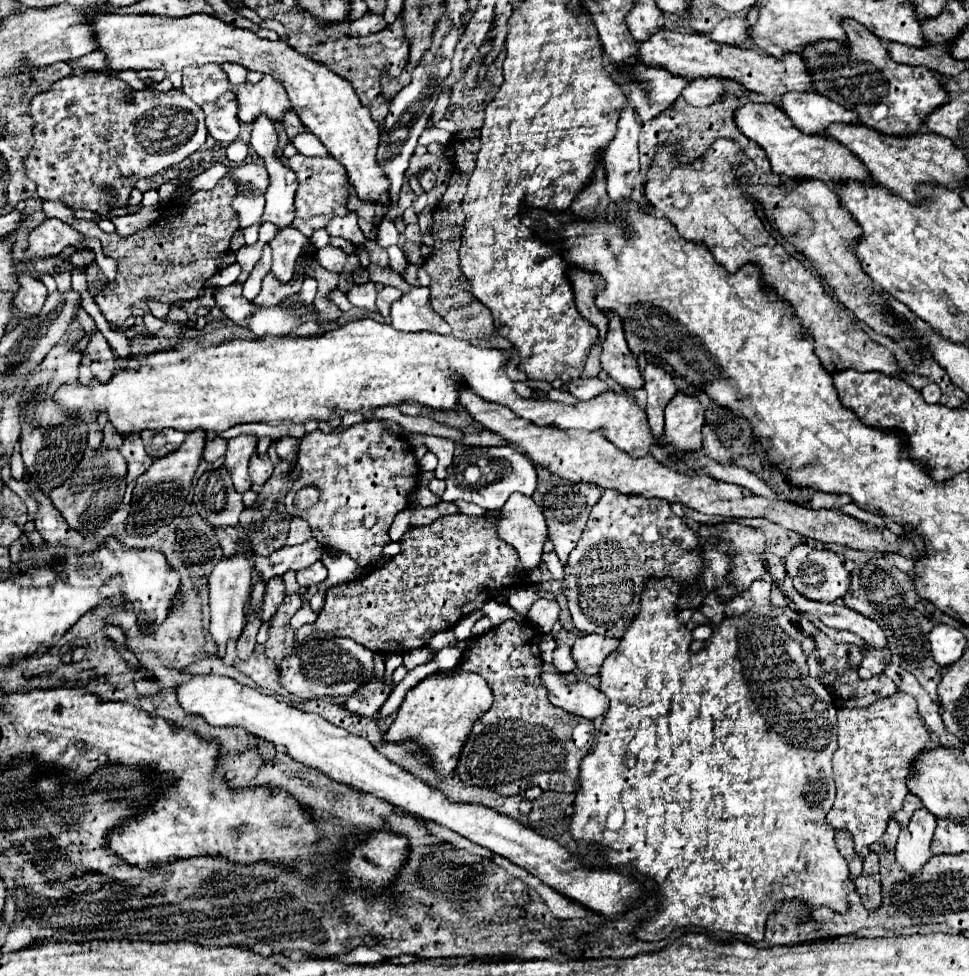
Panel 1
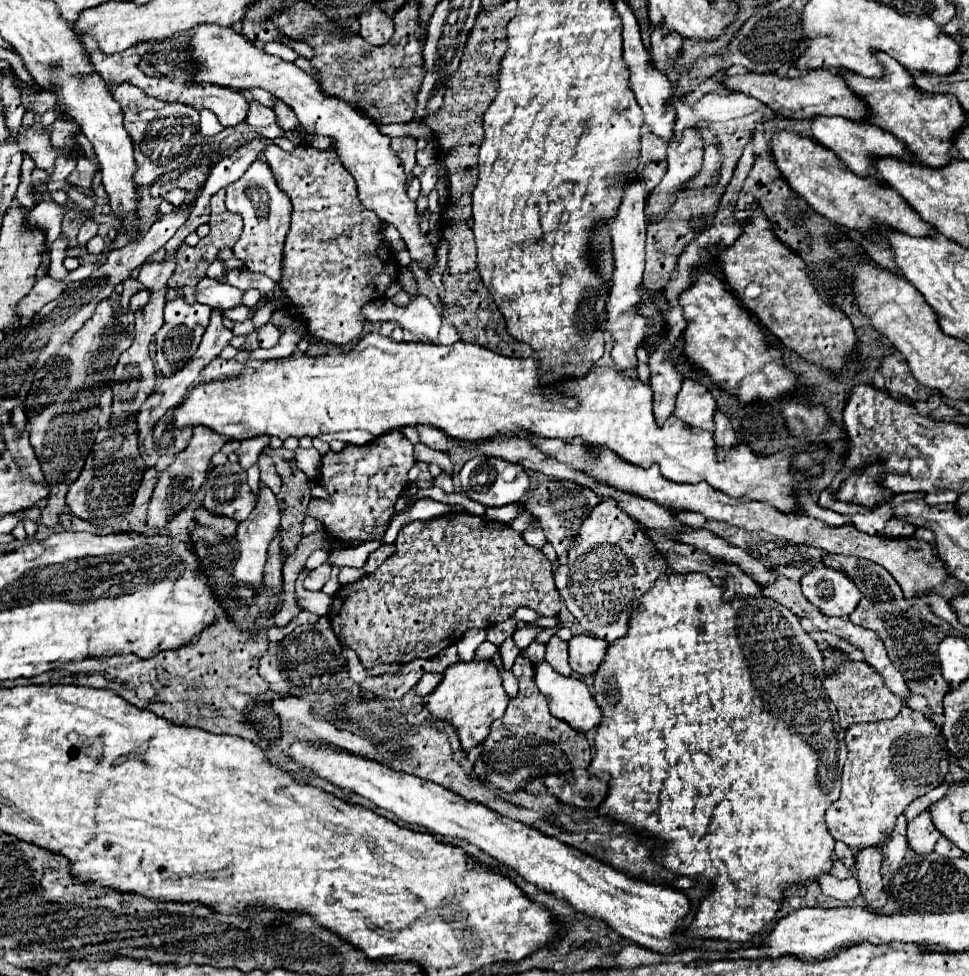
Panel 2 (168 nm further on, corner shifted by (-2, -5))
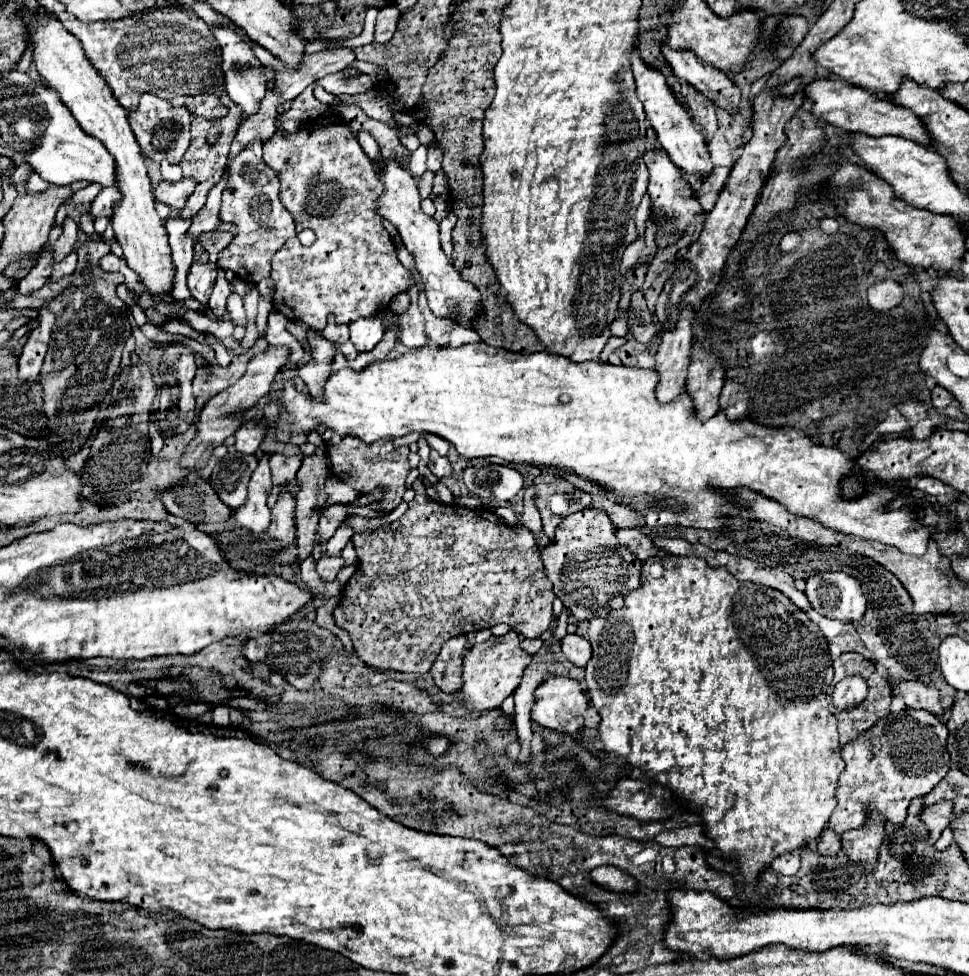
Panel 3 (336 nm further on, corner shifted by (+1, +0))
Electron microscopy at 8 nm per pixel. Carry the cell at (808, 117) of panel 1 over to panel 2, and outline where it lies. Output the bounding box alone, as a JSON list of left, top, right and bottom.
[810,115,914,175]

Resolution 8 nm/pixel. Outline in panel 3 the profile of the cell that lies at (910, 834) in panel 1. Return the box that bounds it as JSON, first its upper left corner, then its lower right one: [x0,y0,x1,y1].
[921,800,953,844]

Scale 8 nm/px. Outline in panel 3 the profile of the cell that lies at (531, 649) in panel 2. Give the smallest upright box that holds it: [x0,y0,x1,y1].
[461,630,531,710]

